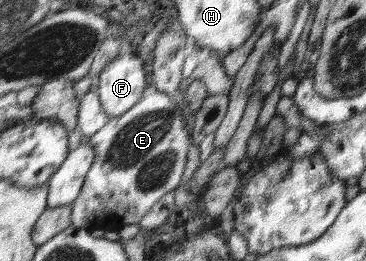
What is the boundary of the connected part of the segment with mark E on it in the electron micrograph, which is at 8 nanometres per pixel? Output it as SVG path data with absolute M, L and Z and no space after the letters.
M150 91L144 98L133 108L121 117L113 118L99 133L92 137L92 144L96 149L96 160L86 179L83 191L77 202L74 204L74 225L79 228L105 229L107 231L121 232L122 229L129 224L139 224L146 218L146 215L154 209L157 203L162 202L165 195L169 195L171 191L177 191L182 187L187 169L187 162L190 161L190 149L193 145L193 132L188 129L188 121L180 110L178 103L164 91Z

